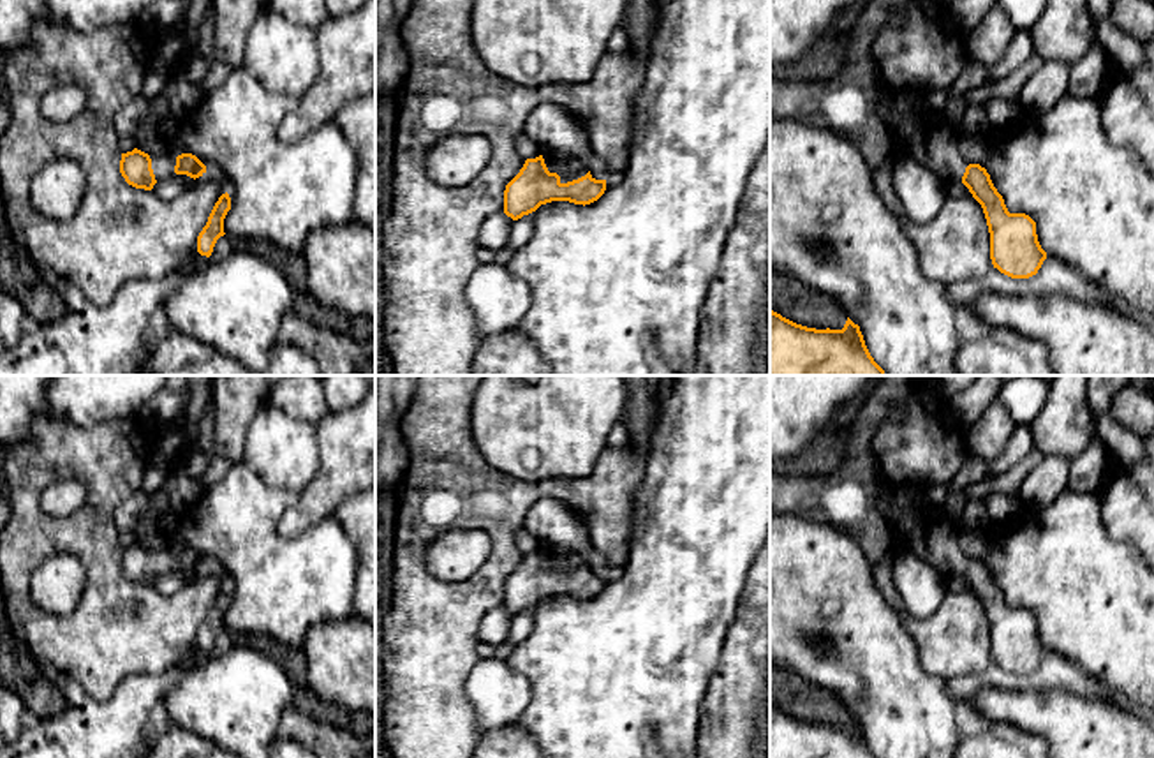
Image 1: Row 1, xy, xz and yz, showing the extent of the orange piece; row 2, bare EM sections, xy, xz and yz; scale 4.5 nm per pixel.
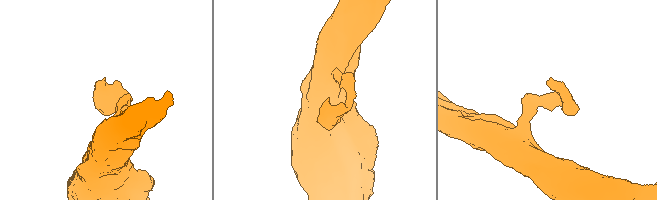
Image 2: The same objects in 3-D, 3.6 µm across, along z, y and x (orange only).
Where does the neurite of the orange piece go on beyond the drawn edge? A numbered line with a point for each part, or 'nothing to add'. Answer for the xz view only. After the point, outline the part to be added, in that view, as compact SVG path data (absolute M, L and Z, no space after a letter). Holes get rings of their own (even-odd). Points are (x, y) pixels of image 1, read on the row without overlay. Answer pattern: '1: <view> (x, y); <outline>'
1: xz (552, 554); M543 546L544 559L550 568L559 569L560 559L566 555L566 552L559 550L557 546Z

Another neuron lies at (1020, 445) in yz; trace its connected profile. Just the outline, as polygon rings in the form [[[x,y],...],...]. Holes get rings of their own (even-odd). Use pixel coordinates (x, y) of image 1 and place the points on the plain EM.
[[[1020,425],[1010,437],[1006,450],[992,462],[992,467],[997,474],[1006,472],[1032,451],[1036,451],[1032,432],[1027,425]]]

